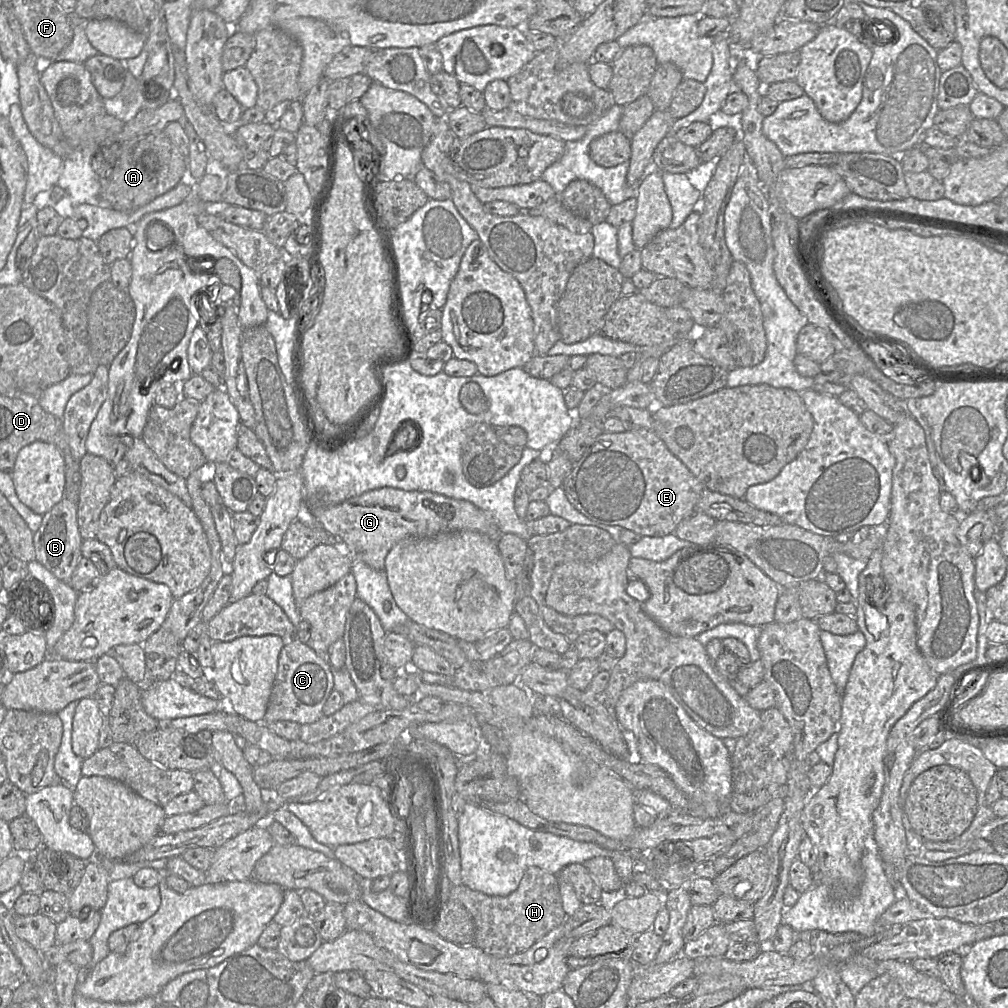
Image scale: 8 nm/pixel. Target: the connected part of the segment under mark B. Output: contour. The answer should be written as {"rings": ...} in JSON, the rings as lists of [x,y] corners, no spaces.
{"rings":[[[63,498],[45,513],[40,528],[34,533],[35,560],[41,563],[58,579],[69,583],[82,557],[83,538],[78,527],[78,506],[67,498]]]}

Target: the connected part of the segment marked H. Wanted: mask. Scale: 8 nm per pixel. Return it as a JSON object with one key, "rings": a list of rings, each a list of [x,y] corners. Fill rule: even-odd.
{"rings":[[[538,867],[527,868],[517,889],[507,896],[487,895],[462,883],[452,885],[448,900],[458,901],[470,913],[475,925],[475,945],[497,957],[512,956],[529,949],[567,918],[557,875]]]}

